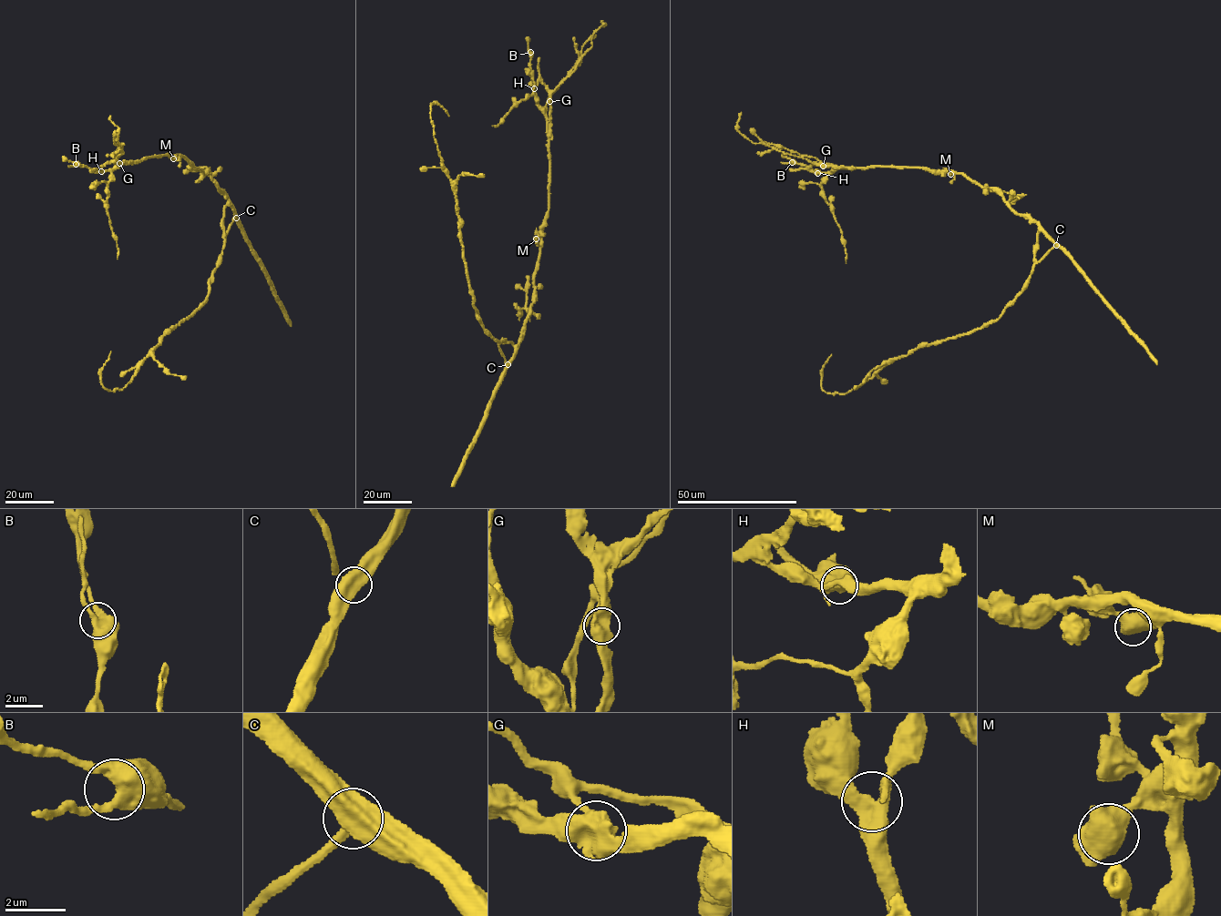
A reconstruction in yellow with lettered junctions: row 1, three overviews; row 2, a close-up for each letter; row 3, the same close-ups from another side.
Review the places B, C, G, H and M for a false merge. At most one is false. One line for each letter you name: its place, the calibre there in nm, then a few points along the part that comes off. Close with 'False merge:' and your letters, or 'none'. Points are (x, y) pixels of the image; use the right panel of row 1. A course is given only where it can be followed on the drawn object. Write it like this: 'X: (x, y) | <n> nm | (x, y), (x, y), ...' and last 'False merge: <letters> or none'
G: (823, 166) | 600 nm | (823, 166), (752, 142), (736, 129), (742, 113)
False merge: G

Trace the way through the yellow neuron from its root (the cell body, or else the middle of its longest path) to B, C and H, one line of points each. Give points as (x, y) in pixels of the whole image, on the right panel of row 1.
B: (1038, 225), (1018, 215), (993, 188), (982, 188), (950, 171), (868, 166), (817, 172), (792, 162)
C: (1038, 225), (1056, 245)
H: (1038, 225), (1018, 215), (993, 188), (982, 188), (950, 171), (868, 166), (817, 173)

